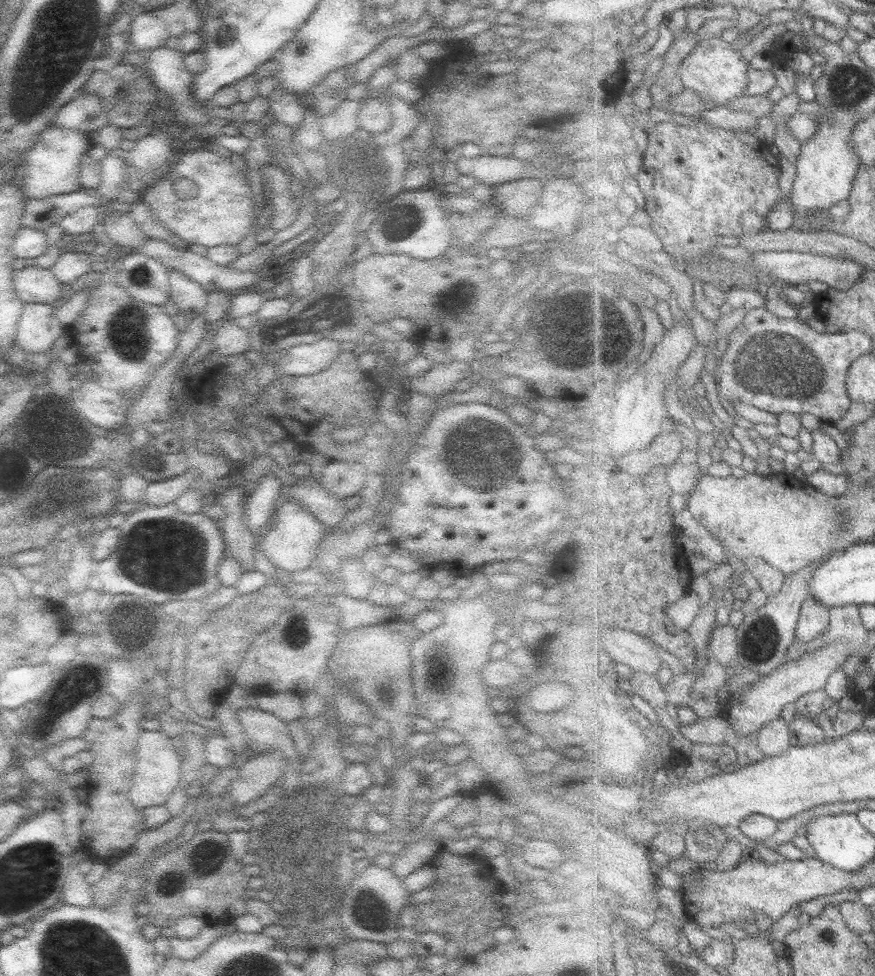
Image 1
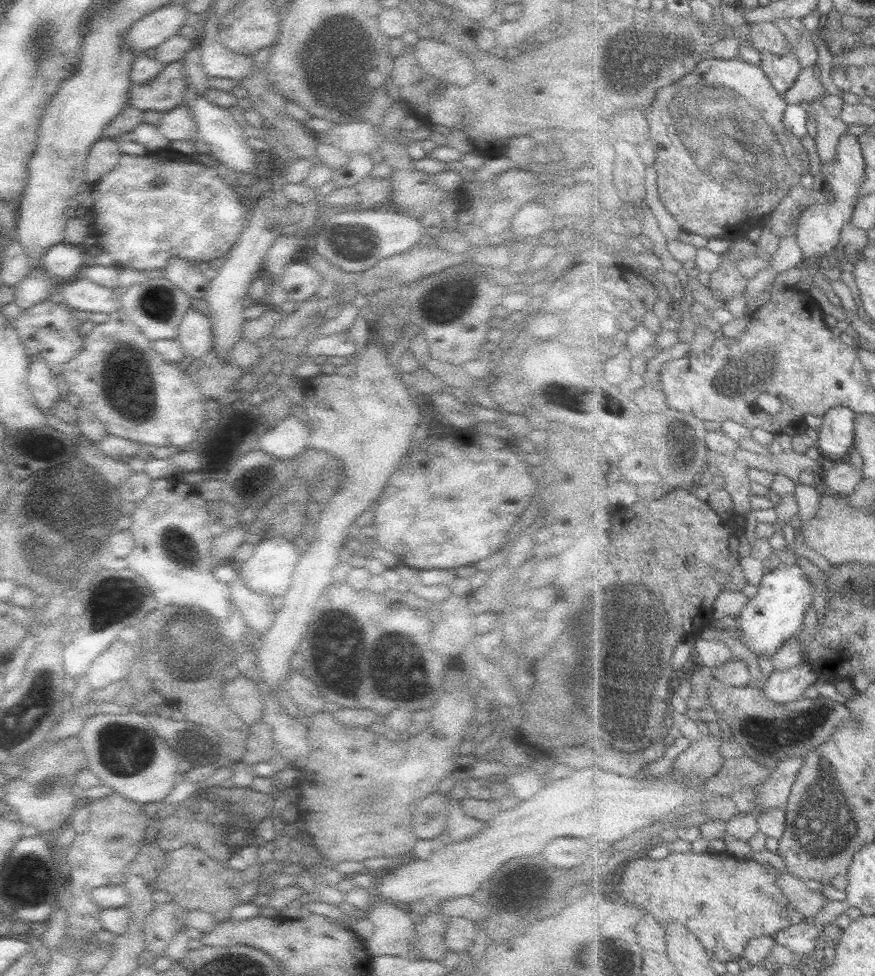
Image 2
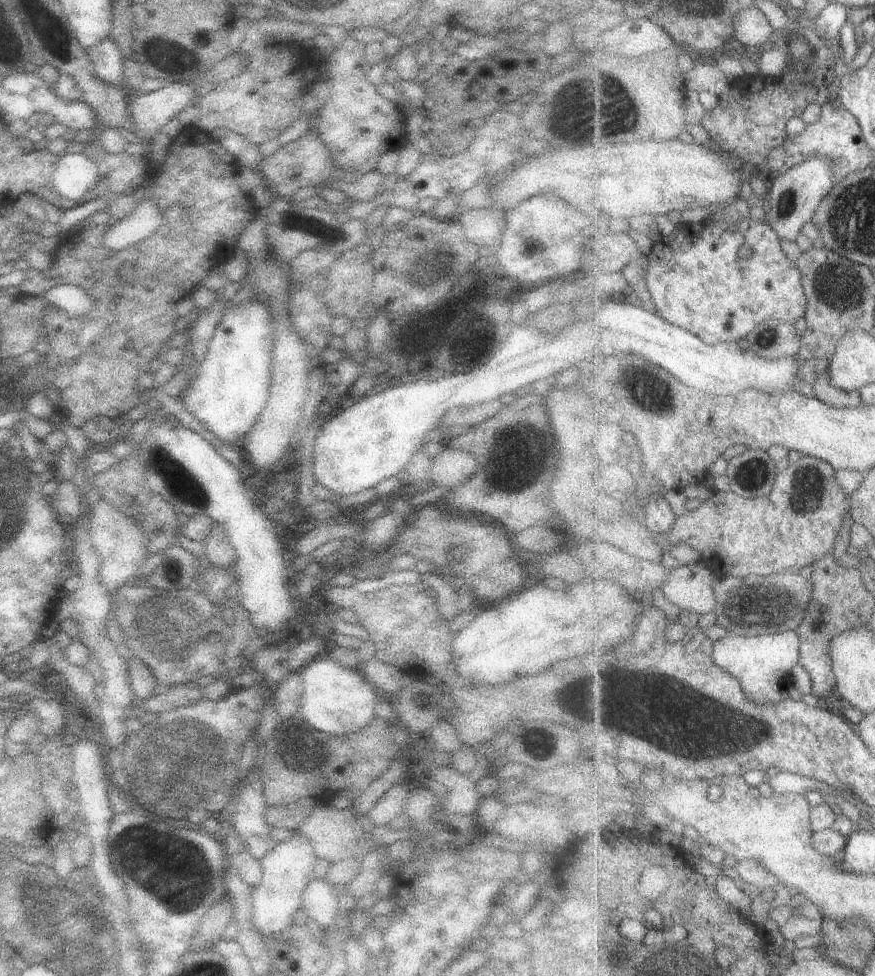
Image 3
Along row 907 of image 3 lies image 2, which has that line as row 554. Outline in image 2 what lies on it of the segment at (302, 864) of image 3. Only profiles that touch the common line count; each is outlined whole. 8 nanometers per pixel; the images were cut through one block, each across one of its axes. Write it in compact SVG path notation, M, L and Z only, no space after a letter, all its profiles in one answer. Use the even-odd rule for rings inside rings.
M271 536L271 538L256 543L252 552L251 558L241 564L239 576L247 578L247 584L249 584L249 588L253 588L255 594L261 592L271 600L273 600L273 596L283 596L289 588L291 572L297 564L297 548L295 548L293 540L281 538L281 536L275 536L275 538Z

